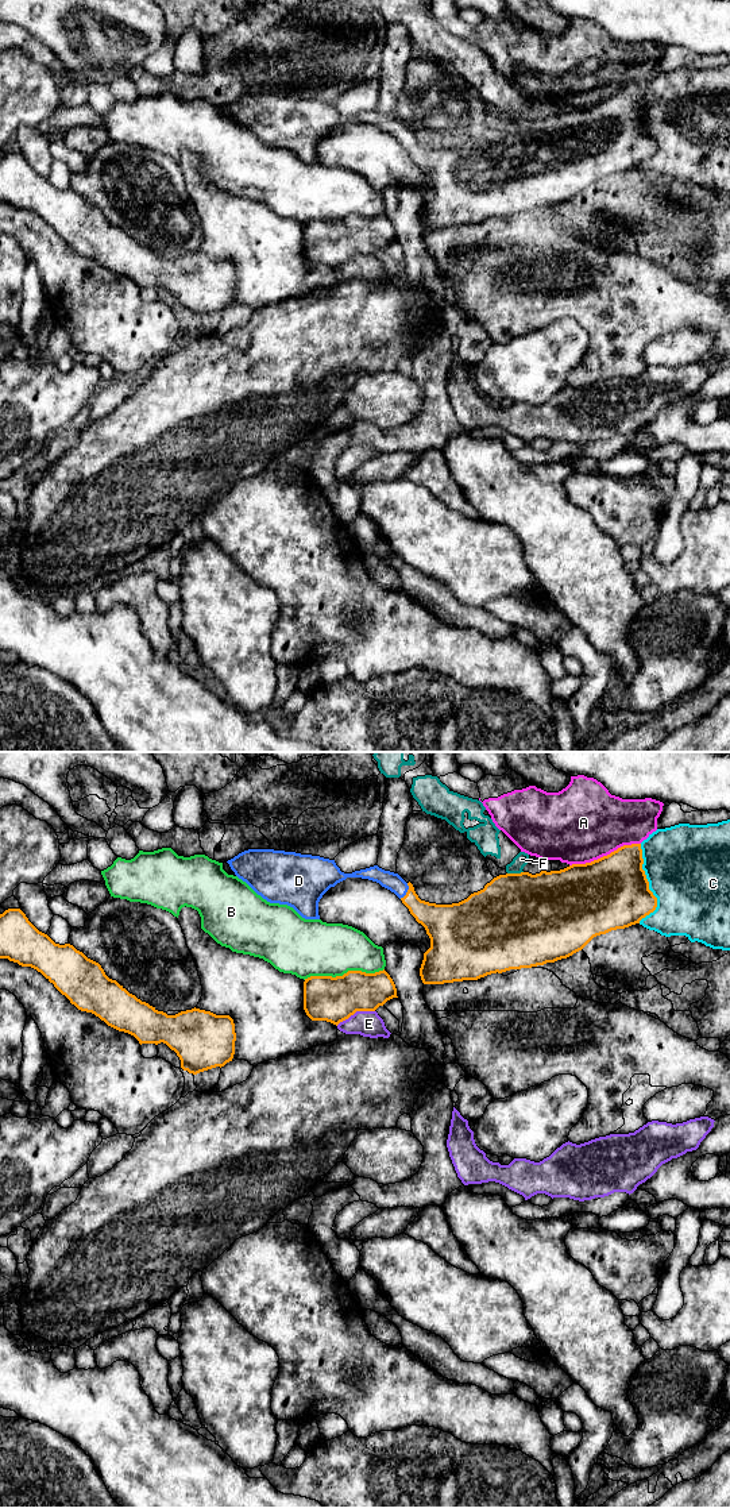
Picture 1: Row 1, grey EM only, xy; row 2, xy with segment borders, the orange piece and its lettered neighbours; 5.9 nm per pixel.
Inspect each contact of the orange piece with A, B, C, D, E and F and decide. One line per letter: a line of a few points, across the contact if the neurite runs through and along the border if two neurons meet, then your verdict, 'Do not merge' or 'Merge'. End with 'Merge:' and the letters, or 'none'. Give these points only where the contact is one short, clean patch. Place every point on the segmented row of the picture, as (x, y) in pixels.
A: Line: xy (640, 843), (621, 845), (590, 862), (572, 863), (570, 866). Do not merge
B: Do not merge
C: Do not merge
D: Line: xy (439, 920), (427, 914), (408, 891), (390, 880). Merge
E: Do not merge
F: Do not merge
Merge: D

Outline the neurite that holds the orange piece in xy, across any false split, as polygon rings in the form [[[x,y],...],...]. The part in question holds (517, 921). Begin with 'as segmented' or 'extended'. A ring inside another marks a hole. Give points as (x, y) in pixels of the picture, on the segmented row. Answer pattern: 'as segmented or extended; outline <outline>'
extended; outline [[[641,844],[623,845],[598,860],[560,871],[499,875],[483,890],[452,905],[421,900],[410,882],[378,865],[344,873],[335,860],[274,849],[248,849],[227,863],[263,899],[287,905],[305,919],[320,919],[320,899],[347,878],[379,883],[402,900],[430,938],[420,968],[424,984],[478,980],[497,972],[555,963],[582,950],[596,936],[640,923],[657,907],[642,869]]]

